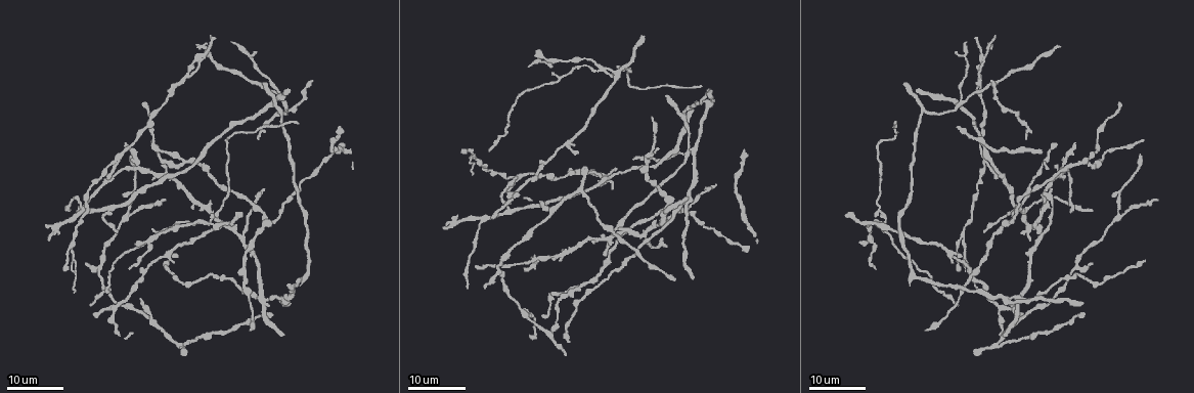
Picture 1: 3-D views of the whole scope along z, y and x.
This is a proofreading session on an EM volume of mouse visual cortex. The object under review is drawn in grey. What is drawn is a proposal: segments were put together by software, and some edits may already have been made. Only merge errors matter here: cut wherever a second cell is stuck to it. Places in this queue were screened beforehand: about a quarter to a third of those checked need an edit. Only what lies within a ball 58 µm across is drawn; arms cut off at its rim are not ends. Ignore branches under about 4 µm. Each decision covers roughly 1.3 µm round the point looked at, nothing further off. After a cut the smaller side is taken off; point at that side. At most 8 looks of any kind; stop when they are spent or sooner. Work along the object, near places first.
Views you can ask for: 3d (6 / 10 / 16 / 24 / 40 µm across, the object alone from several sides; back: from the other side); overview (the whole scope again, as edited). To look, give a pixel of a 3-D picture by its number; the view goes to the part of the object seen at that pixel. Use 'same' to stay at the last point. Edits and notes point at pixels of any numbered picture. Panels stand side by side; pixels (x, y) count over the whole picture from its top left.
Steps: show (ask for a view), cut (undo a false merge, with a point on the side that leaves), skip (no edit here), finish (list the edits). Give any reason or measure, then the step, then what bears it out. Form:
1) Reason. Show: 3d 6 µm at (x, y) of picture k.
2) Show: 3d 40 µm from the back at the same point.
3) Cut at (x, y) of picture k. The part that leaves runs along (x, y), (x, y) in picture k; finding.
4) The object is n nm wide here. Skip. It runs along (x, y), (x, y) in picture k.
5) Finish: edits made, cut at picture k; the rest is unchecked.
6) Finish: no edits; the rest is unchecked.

Side arm on a straight run. Show: 3d 16 µm at (582, 282) of picture 1.

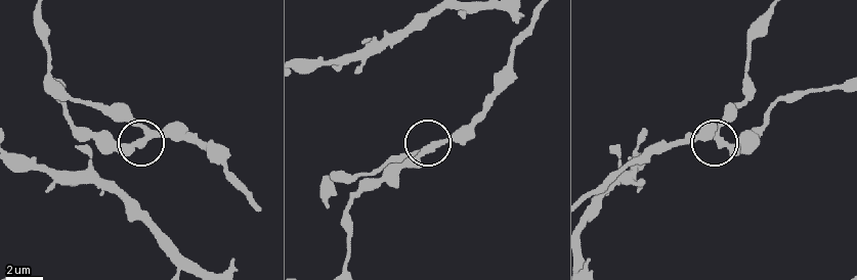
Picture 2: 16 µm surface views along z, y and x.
Zoom in. Show: 3d 6 µm at (718, 133) of picture 2.

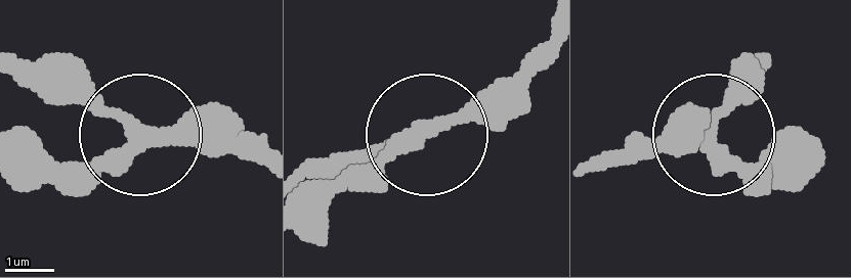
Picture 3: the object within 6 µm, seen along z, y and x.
3 arms meet here. Skip. All the same cell.

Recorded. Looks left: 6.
Show: 3d 24 µm at (1011, 223) of picture 1.

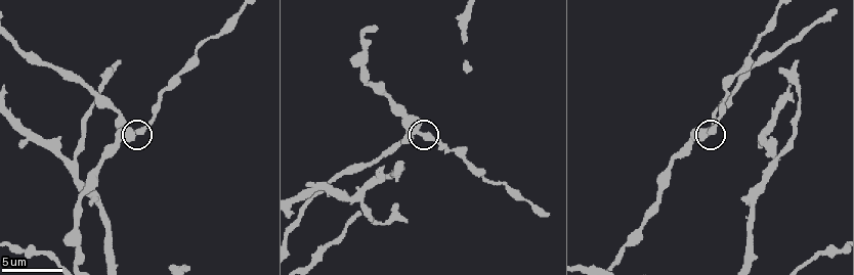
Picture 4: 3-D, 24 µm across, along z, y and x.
Closer look. Show: 3d 6 µm at (419, 130) of picture 4.

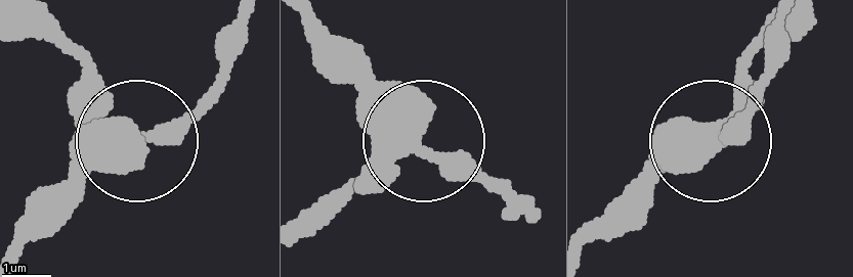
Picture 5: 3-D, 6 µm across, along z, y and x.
From behind. Show: 3d 6 µm from the back at (432, 150) of picture 5.

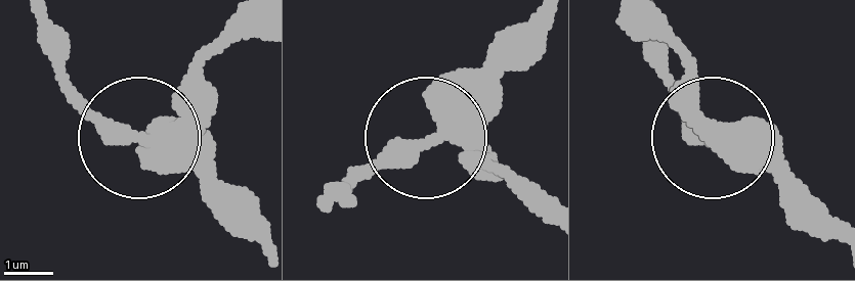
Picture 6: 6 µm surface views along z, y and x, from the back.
Skip. Continuous, no second cell.

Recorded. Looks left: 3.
Calibre changes. Show: 3d 16 µm at (1028, 129) of picture 1.

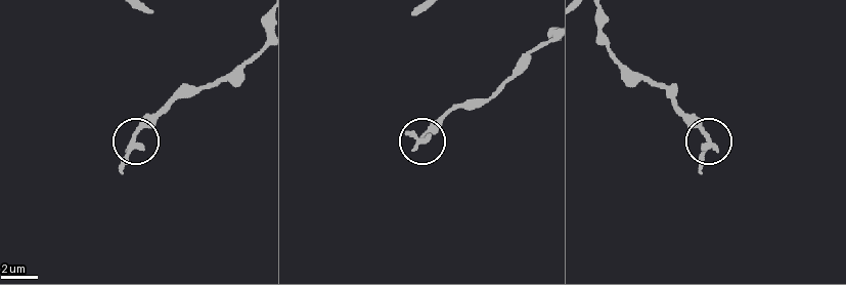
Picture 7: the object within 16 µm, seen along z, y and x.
Zoom in. Show: 3d 6 µm at (135, 141) of picture 7.

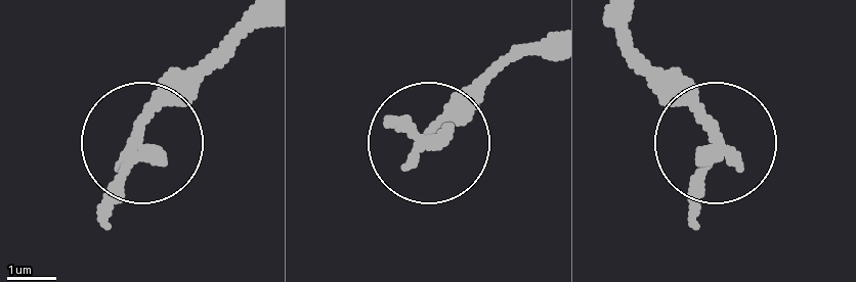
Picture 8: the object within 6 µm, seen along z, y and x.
Skip. All the same cell.

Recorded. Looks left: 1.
Finish: no edits; the rest is unchecked.

